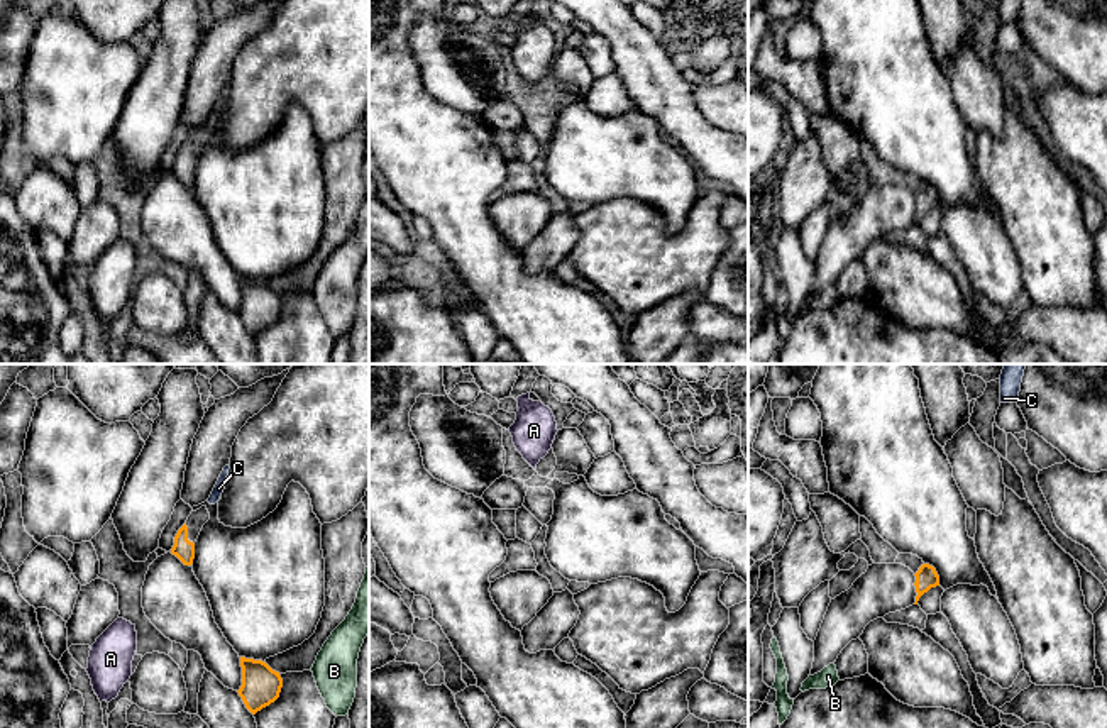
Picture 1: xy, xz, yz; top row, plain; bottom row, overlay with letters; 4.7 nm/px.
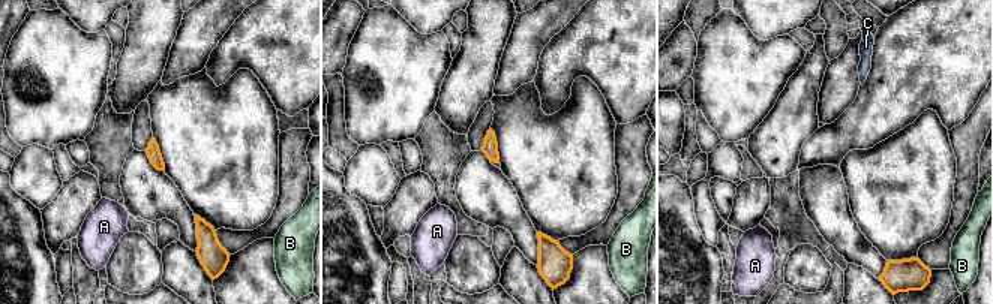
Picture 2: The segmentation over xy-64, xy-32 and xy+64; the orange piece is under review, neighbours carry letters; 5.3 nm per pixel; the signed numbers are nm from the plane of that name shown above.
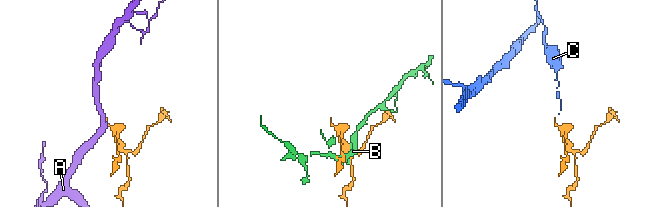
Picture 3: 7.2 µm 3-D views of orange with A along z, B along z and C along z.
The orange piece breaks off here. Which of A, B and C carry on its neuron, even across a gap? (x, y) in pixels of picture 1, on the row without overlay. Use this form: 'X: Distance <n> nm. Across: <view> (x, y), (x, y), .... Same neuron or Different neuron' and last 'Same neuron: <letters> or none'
A: Distance 380 nm. Across: xy (185, 185), (134, 246). Different neuron
B: Distance 150 nm. Across: xy (281, 300), (312, 292). Different neuron
C: Distance 150 nm. Across: xy (185, 144), (209, 122). Same neuron
Same neuron: C

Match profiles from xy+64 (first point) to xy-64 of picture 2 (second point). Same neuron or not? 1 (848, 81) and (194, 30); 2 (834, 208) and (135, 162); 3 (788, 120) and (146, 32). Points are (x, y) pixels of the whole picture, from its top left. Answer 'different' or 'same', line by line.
1: same
2: same
3: same

